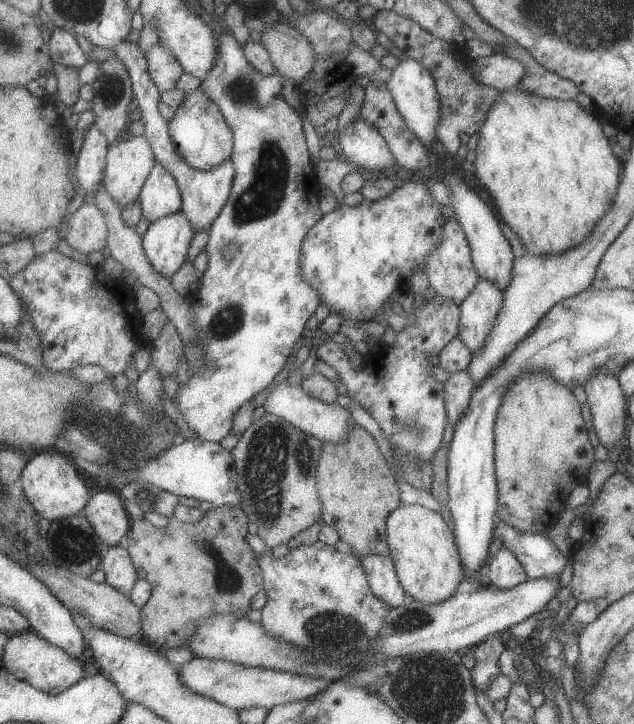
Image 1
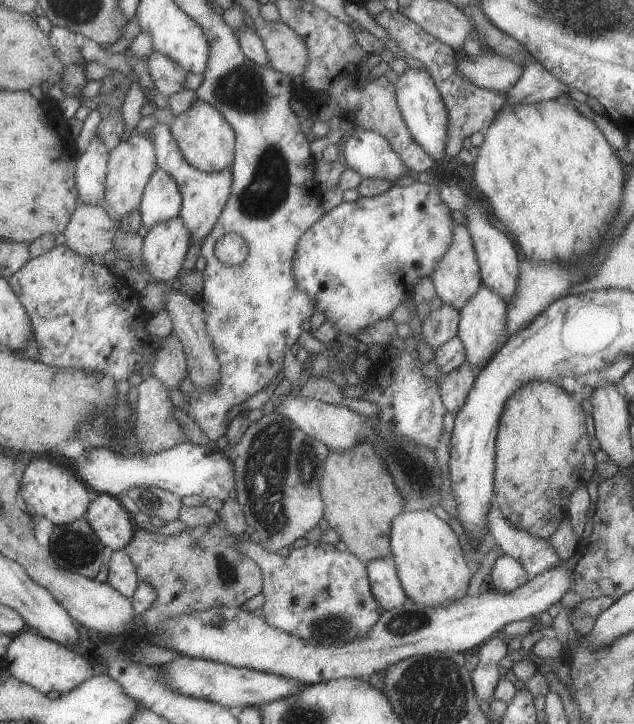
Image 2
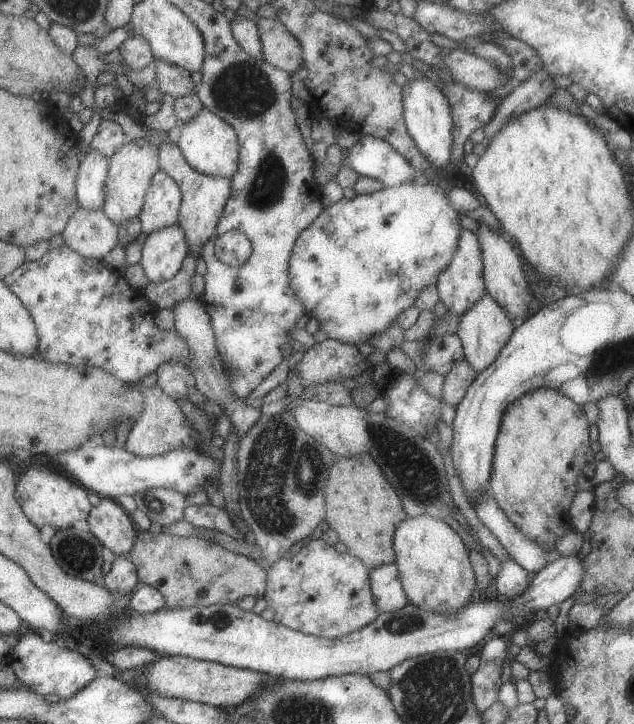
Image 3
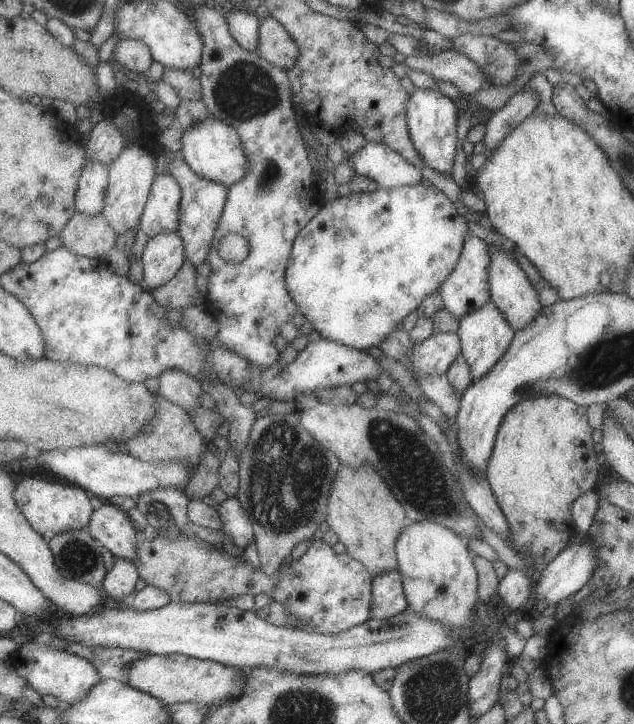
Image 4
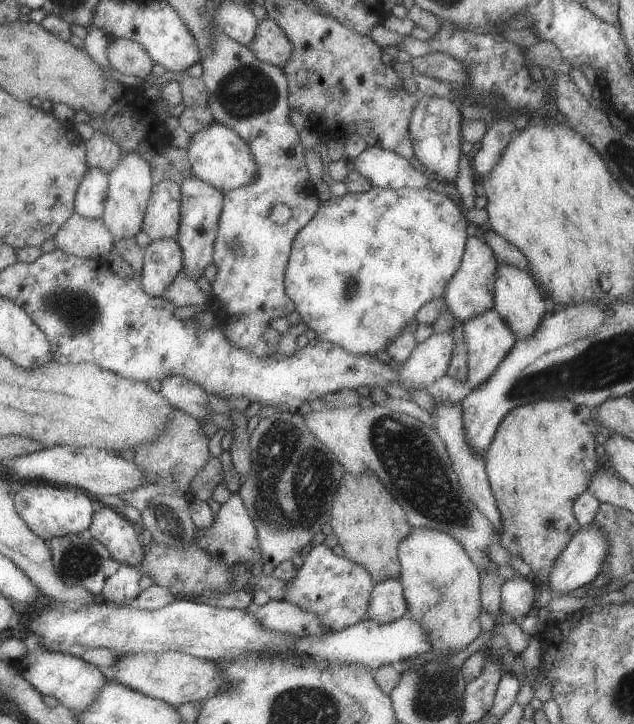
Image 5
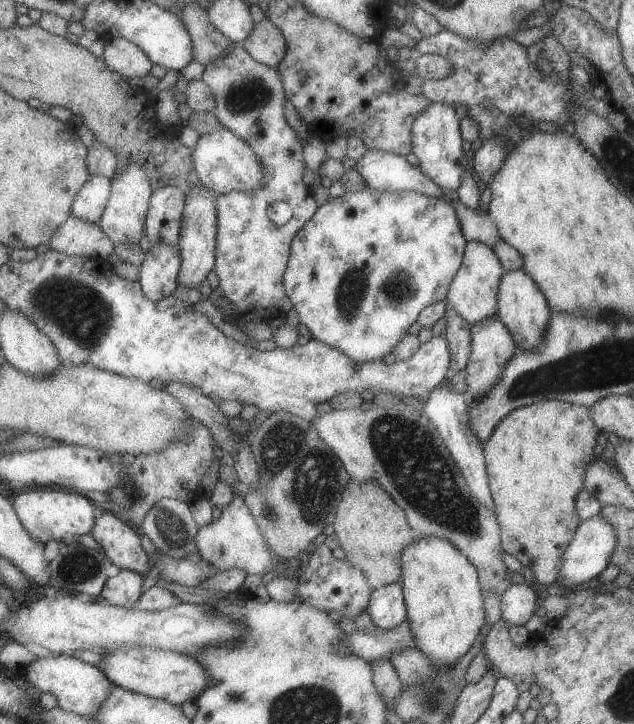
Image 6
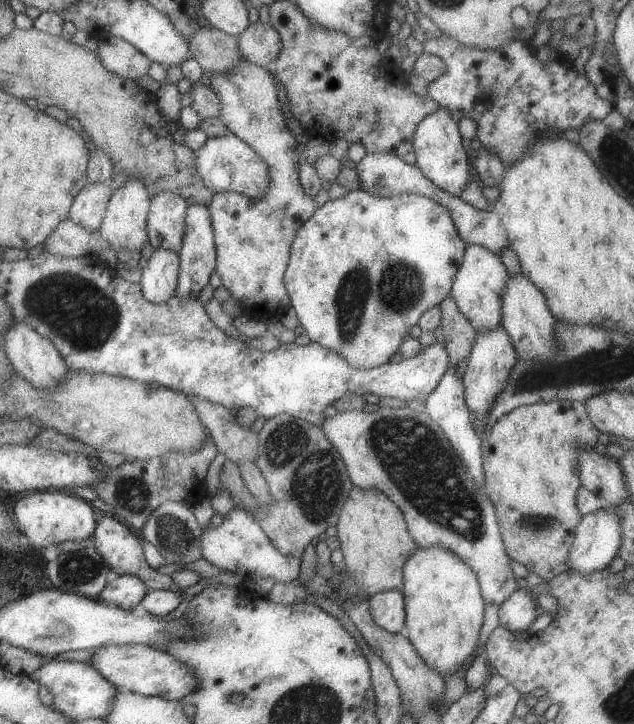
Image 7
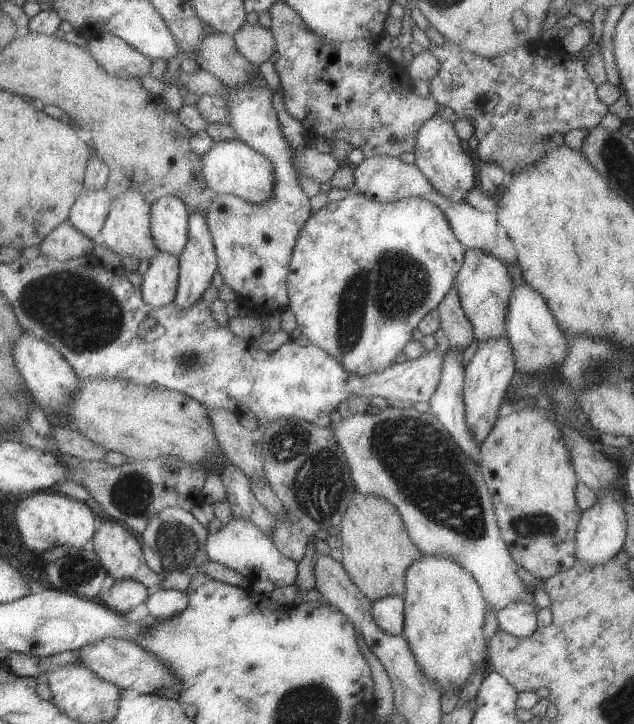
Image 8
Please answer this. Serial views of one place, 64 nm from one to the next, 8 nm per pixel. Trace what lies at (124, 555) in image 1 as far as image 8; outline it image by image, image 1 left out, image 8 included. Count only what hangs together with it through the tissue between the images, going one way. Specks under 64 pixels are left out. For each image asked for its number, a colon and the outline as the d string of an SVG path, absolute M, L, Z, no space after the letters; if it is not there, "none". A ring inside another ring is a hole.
2: M127 550L113 552L113 556L107 560L107 566L109 566L107 584L111 588L115 588L119 594L131 598L133 592L137 590L139 578L137 578L137 570L135 570Z
3: M117 554L113 558L111 570L103 576L103 586L109 592L115 592L119 596L131 596L137 582L139 582L139 578L137 578L133 564L129 562L127 556L121 556L121 554Z
4: M117 558L113 568L105 574L101 586L103 586L103 596L113 598L117 602L125 602L125 596L135 594L135 584L139 580L139 574L133 566L133 562Z
5: M119 564L117 572L105 580L101 600L115 606L129 606L129 602L139 594L139 580L141 580L139 568Z
6: M119 570L115 578L109 578L105 582L99 600L103 600L109 606L121 606L131 610L141 596L141 584L143 584L141 574L131 570Z
7: M117 576L99 592L99 598L107 606L131 612L147 592L149 588L137 576Z
8: M121 580L121 582L115 582L107 594L101 596L103 604L113 610L113 612L121 612L123 616L127 612L131 612L137 604L145 602L147 598L151 596L151 590L145 588L143 584L135 582L135 580Z

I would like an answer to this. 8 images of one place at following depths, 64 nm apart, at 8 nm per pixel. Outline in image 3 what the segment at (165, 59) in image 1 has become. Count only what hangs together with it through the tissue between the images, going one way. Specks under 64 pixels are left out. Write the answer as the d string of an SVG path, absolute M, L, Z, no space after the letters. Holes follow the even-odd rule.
M153 58L155 66L155 88L159 88L163 94L169 94L171 98L179 98L185 94L195 94L197 86L191 80L191 74L187 74L183 68L169 64L161 58Z

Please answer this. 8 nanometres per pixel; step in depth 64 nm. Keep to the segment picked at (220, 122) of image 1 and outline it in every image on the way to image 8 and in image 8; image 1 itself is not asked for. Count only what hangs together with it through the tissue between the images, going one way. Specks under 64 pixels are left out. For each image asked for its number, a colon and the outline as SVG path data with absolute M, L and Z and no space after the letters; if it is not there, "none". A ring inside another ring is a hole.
2: M197 100L193 108L189 108L185 114L177 116L171 122L171 134L183 154L183 158L197 170L205 174L217 174L223 170L233 168L233 156L235 156L235 132L229 126L229 122L207 102Z
3: M201 108L197 116L193 116L187 122L177 122L177 128L173 132L177 148L181 150L185 162L205 174L205 176L215 176L215 178L229 178L237 172L237 134L235 130L225 124L219 116L215 116L211 110Z
4: M207 116L201 124L195 124L187 130L181 130L181 156L183 156L183 162L201 178L205 180L213 180L213 182L219 182L219 184L225 184L227 190L233 182L237 180L243 180L245 172L247 172L247 160L245 160L245 152L241 148L241 140L237 136L237 132L227 126L225 122L213 118L213 116Z
5: M211 122L201 132L191 134L189 146L185 150L187 150L189 168L191 168L193 176L197 180L217 188L223 194L237 188L237 186L249 186L253 182L255 162L249 152L249 146L231 128L225 128L221 124Z
6: M227 128L201 136L195 150L191 150L191 160L201 186L213 196L221 196L227 192L253 192L263 184L263 168L255 150Z
7: M235 134L223 138L207 138L207 142L195 152L197 170L203 178L205 188L213 194L219 192L237 192L237 196L247 196L249 200L261 200L269 188L269 170L265 160Z
8: M233 140L233 142L213 144L211 150L201 156L201 160L203 160L201 170L205 176L205 184L217 194L239 196L241 200L255 206L263 206L273 196L273 188L275 188L273 164L261 152L249 148L245 142Z

